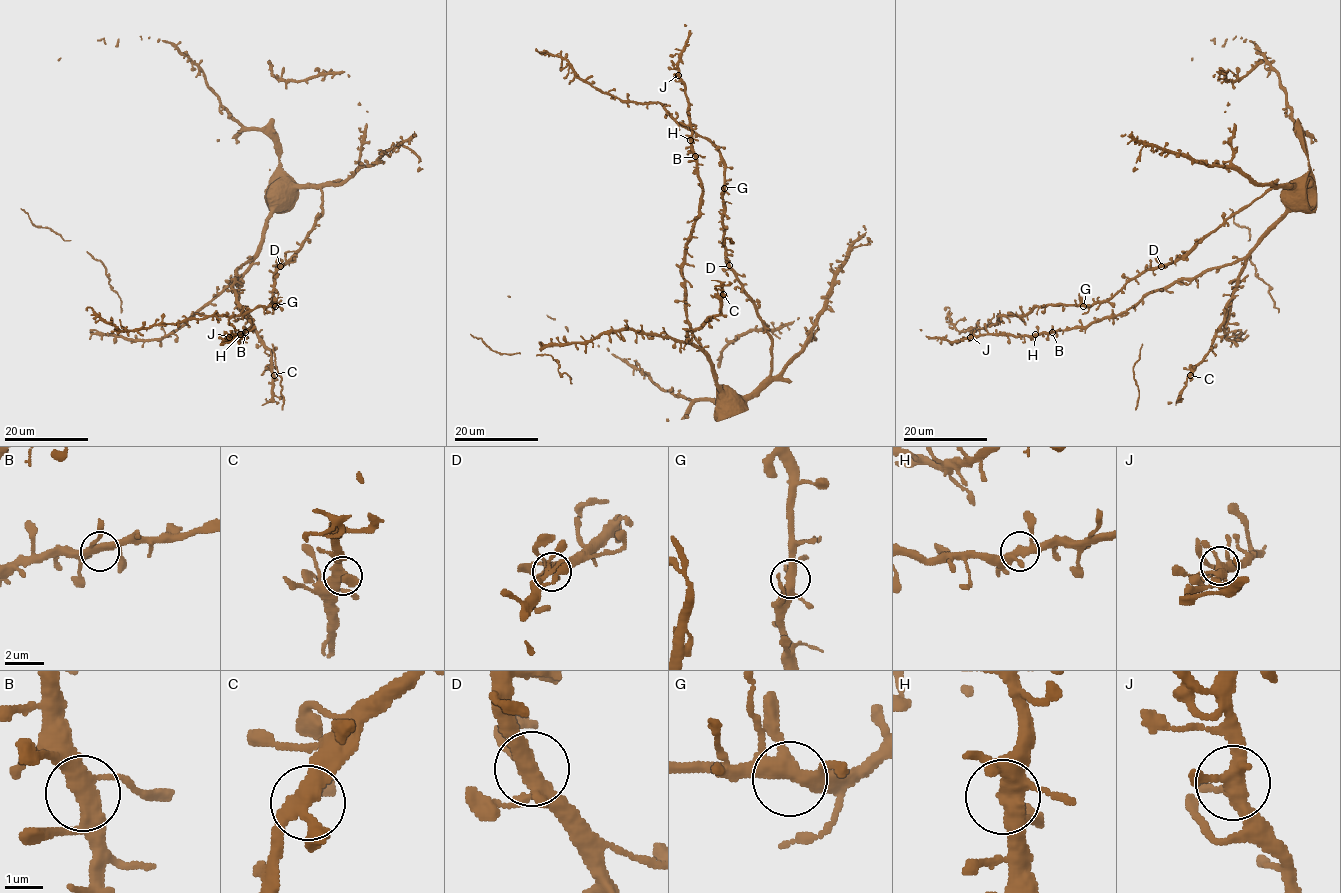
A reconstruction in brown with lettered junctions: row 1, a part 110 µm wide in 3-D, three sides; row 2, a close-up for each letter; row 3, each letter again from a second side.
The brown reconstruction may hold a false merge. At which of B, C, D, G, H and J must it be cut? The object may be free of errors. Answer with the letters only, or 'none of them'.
none of them

